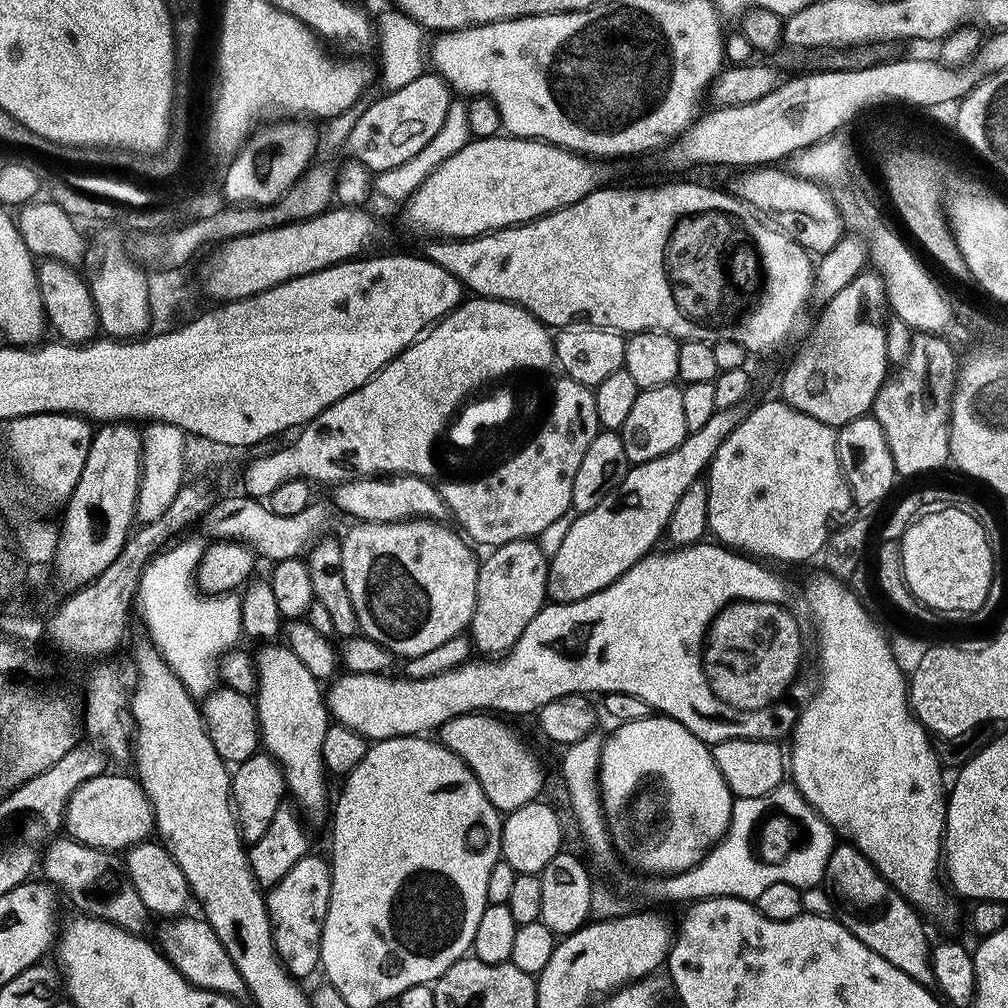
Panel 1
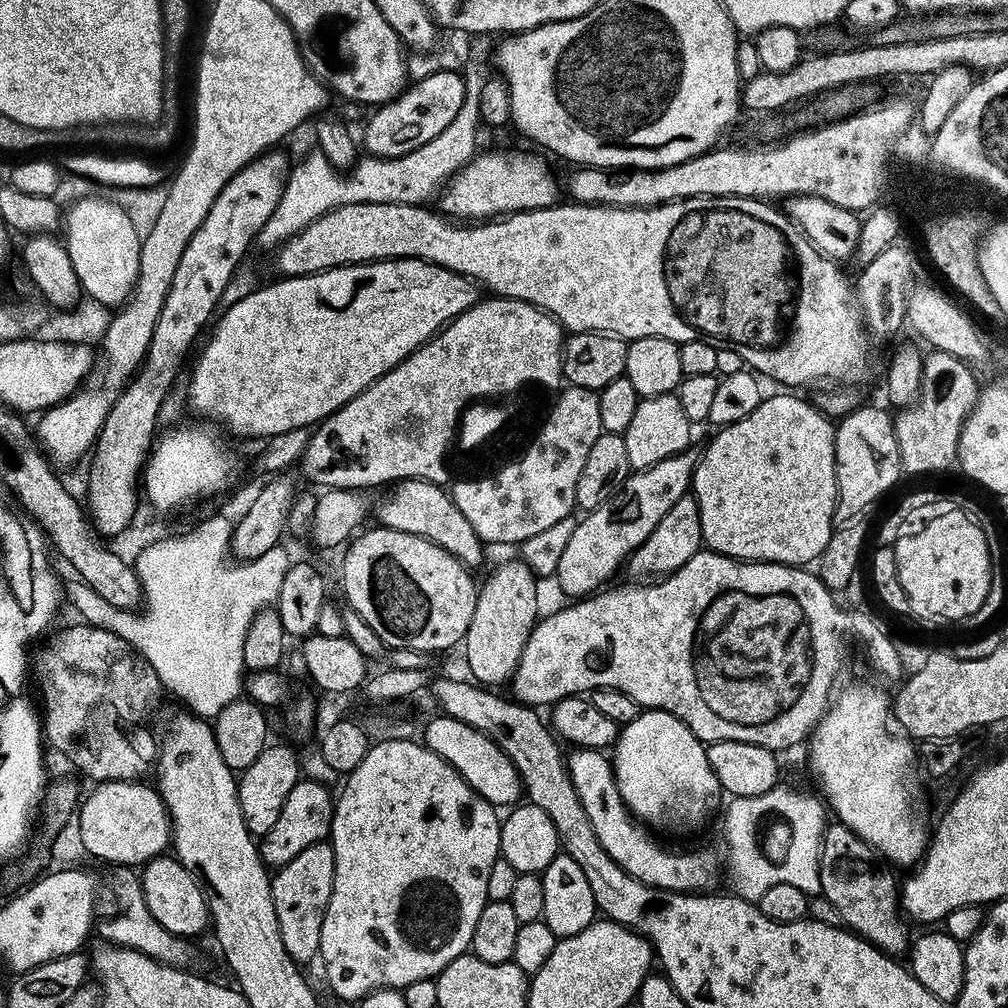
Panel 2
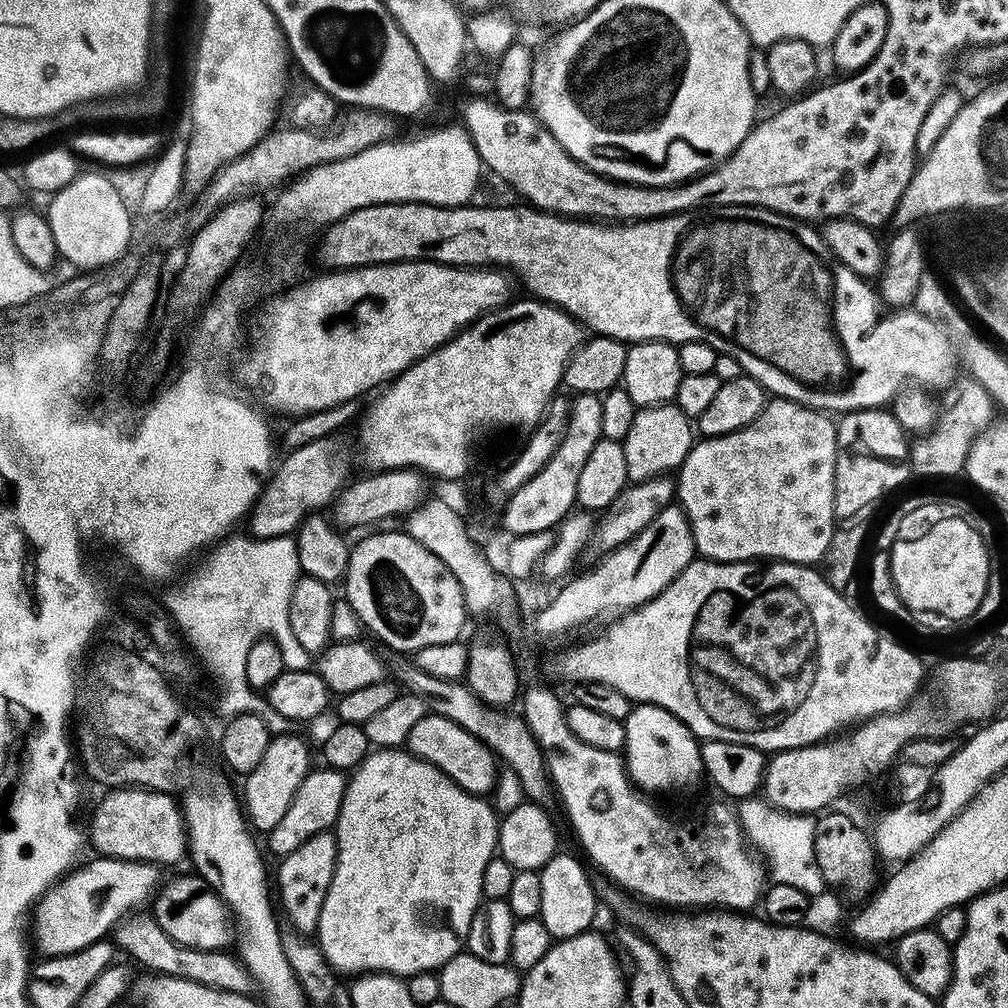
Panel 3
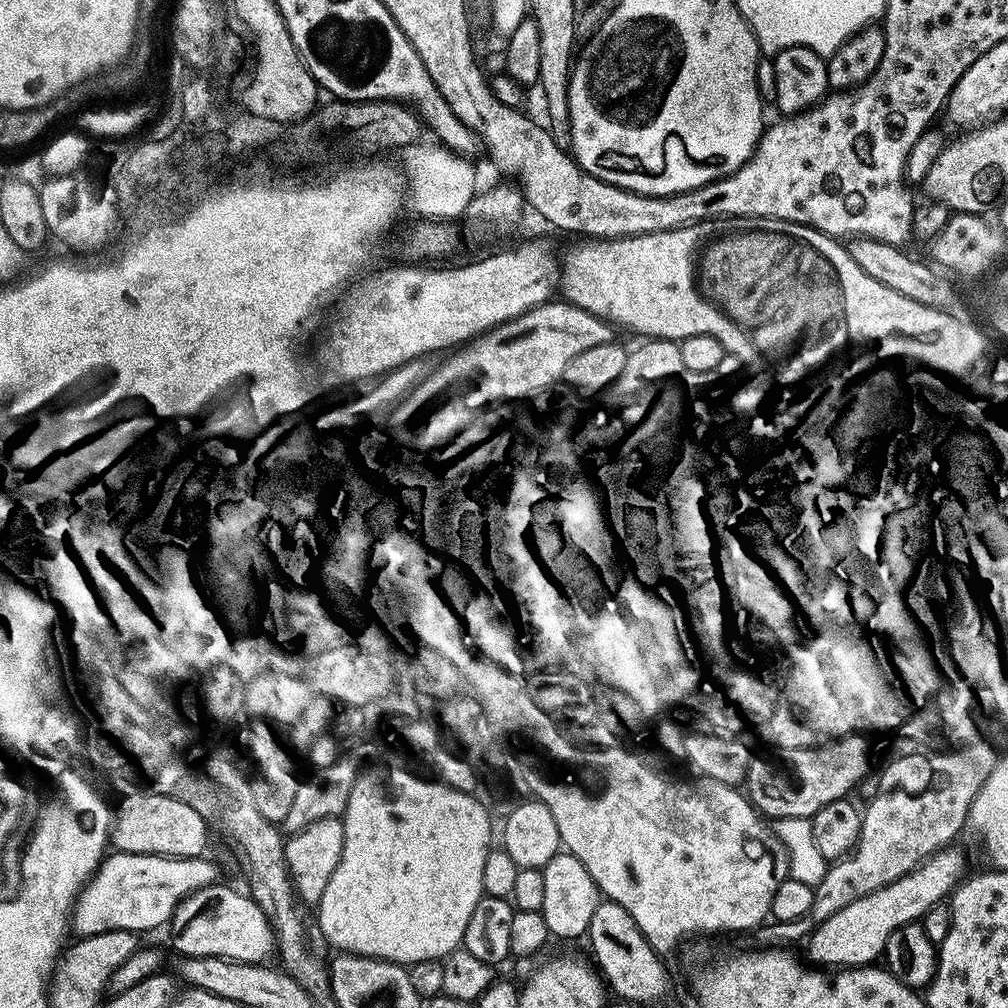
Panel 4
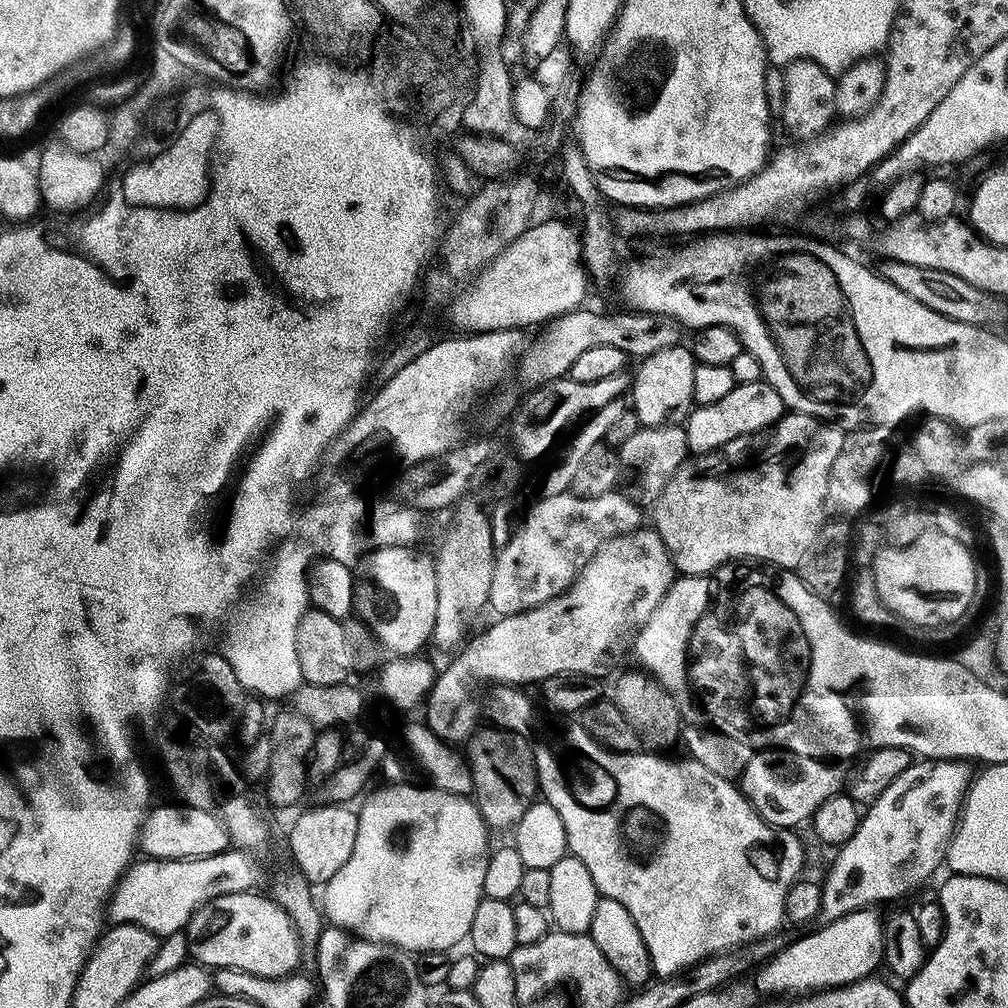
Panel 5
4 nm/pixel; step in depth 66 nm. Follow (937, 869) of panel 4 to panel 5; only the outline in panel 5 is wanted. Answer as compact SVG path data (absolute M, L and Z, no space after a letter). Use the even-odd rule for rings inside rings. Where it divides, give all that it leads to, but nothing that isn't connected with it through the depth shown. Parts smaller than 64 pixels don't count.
M860 908L854 914L846 914L846 918L838 918L829 924L820 924L817 932L809 936L793 939L765 964L759 965L756 972L756 988L764 996L771 998L799 998L805 994L815 994L825 988L840 988L844 984L853 984L859 980L869 979L876 967L881 967L884 955L884 925L881 913L872 908Z

